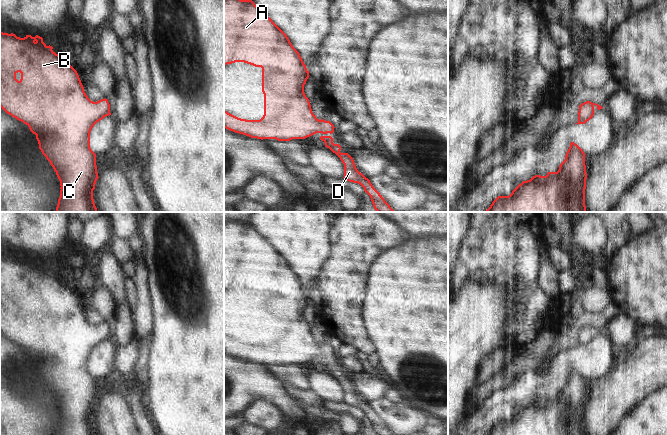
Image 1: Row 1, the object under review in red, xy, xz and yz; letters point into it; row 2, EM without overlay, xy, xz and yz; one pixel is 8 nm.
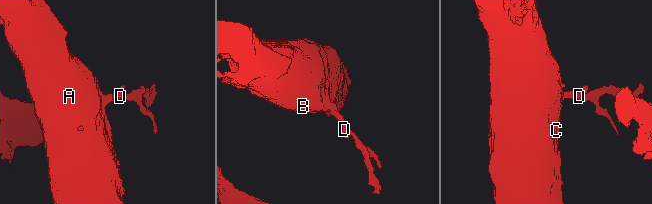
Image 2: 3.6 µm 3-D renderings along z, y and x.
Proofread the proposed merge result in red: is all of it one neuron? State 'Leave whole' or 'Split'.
Leave whole

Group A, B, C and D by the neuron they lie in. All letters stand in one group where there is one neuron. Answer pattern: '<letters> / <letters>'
A B C D

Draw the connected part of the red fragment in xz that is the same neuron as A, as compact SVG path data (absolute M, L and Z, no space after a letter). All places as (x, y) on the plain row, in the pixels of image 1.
M224 220L224 289L235 286L244 286L262 292L264 339L260 344L246 344L224 334L224 352L251 362L278 365L305 363L316 357L322 357L320 364L344 388L343 402L360 408L370 420L376 435L394 435L373 411L370 404L357 394L353 382L348 377L341 377L341 370L334 368L333 362L326 359L334 356L334 349L330 345L317 343L313 338L309 323L304 317L309 295L287 259L252 224Z

